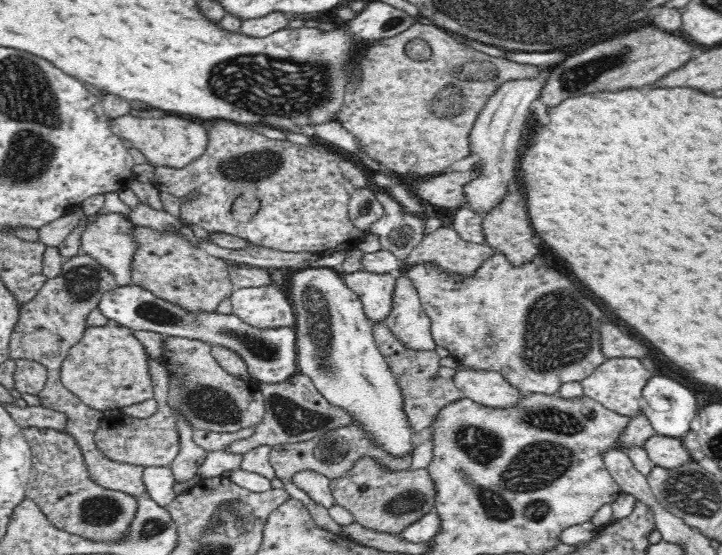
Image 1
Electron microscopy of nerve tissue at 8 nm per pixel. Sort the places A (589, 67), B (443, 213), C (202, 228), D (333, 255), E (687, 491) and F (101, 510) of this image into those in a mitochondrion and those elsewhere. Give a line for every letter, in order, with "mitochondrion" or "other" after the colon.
A: mitochondrion
B: other
C: other
D: other
E: mitochondrion
F: mitochondrion

